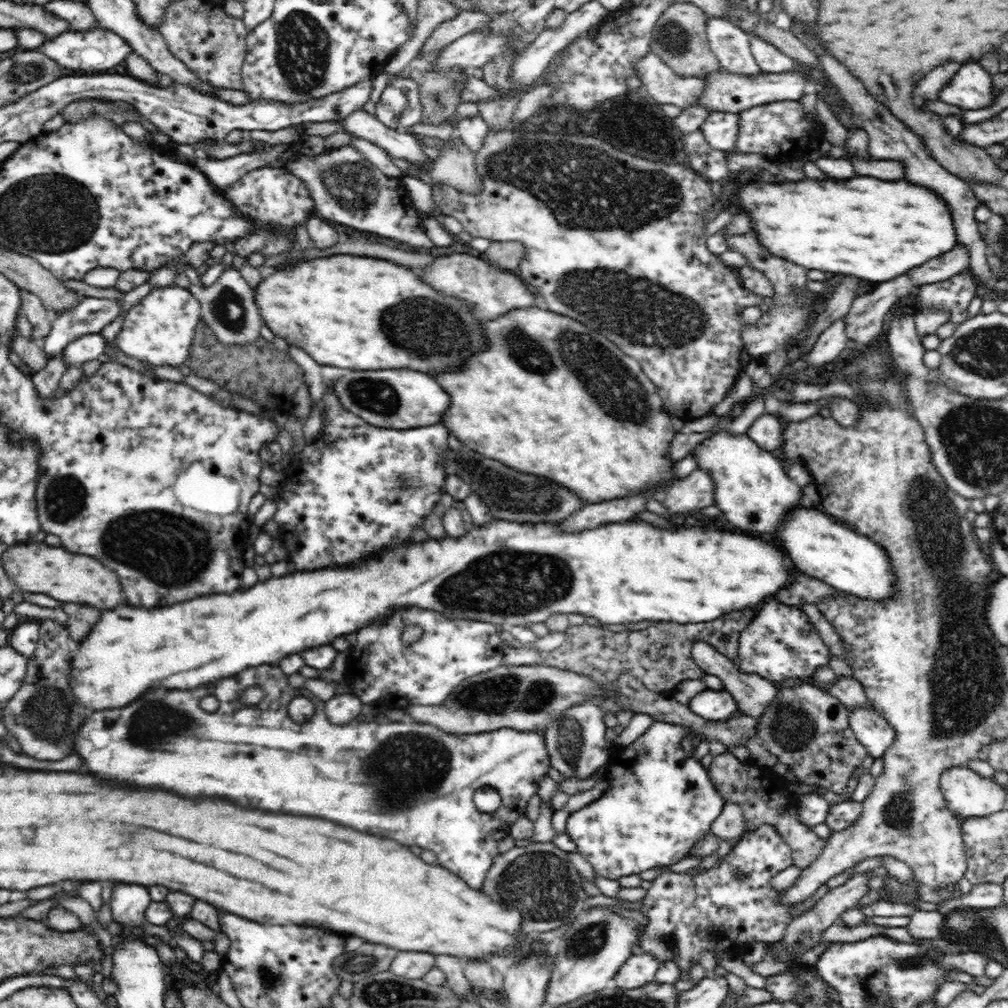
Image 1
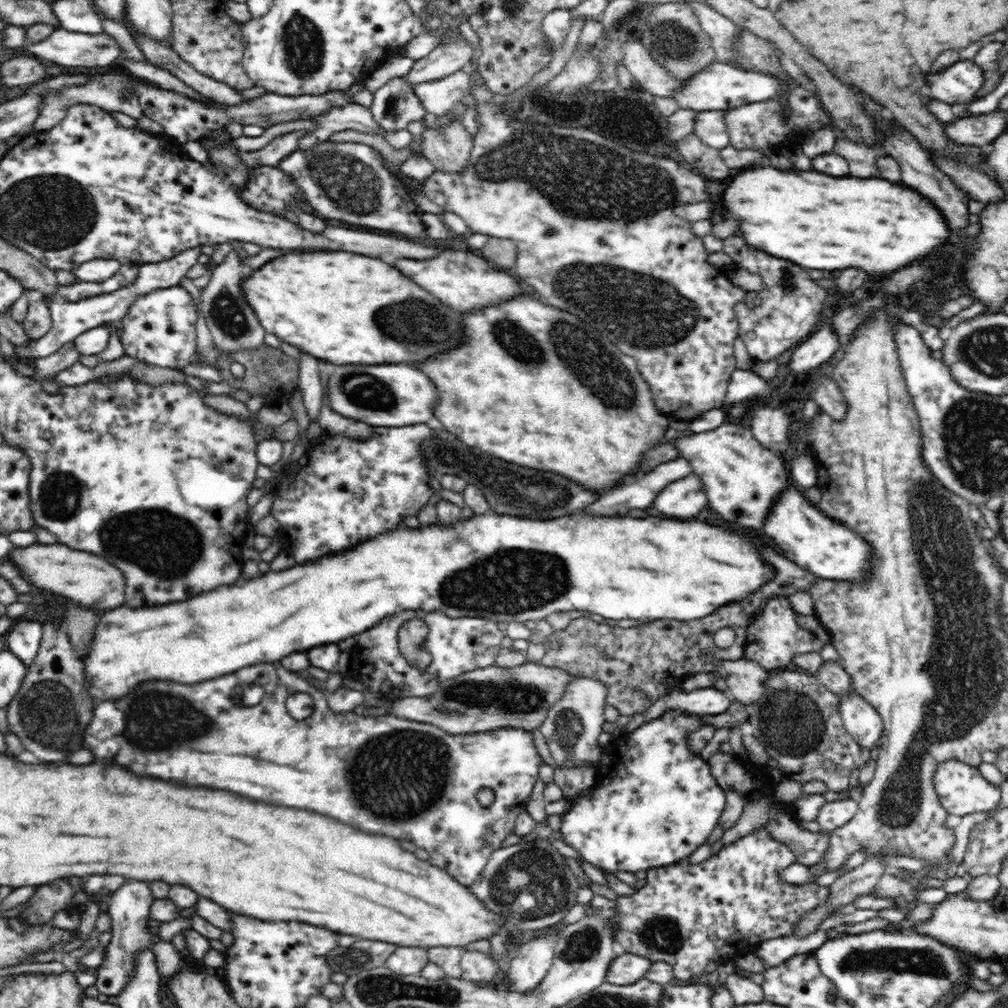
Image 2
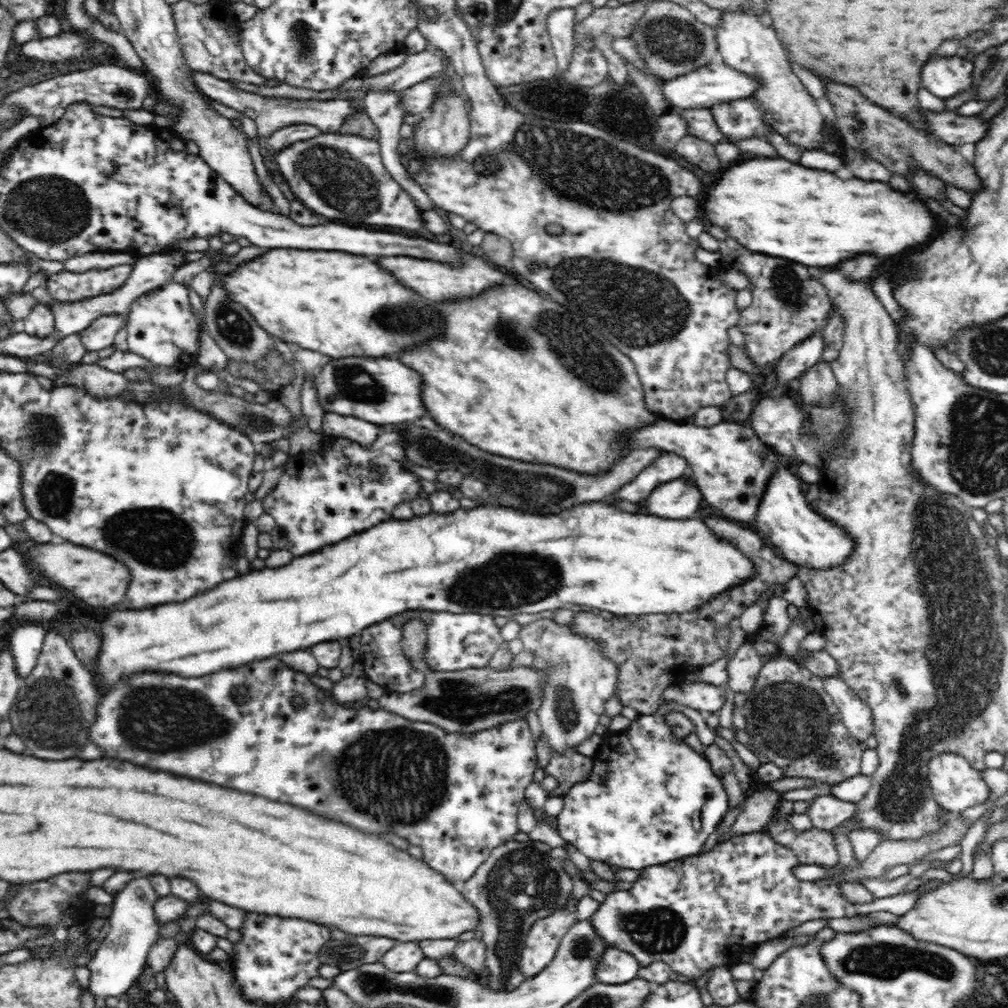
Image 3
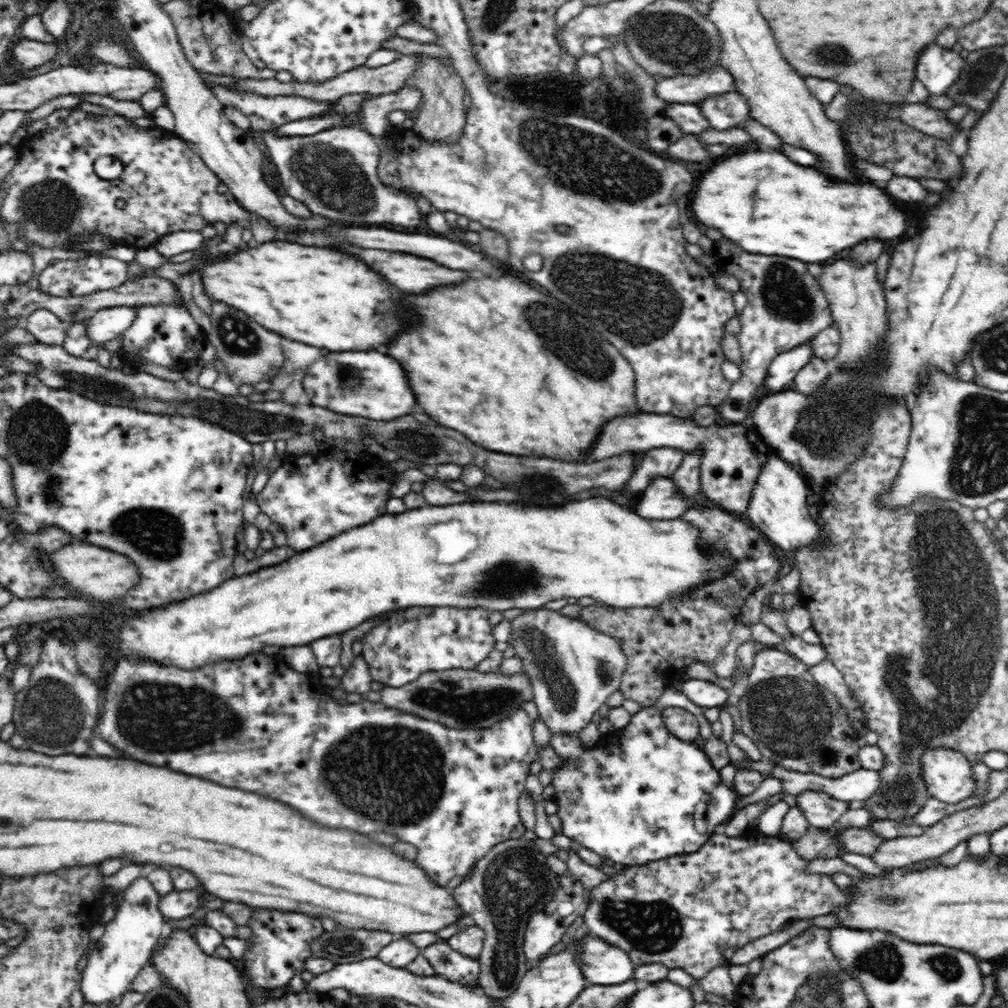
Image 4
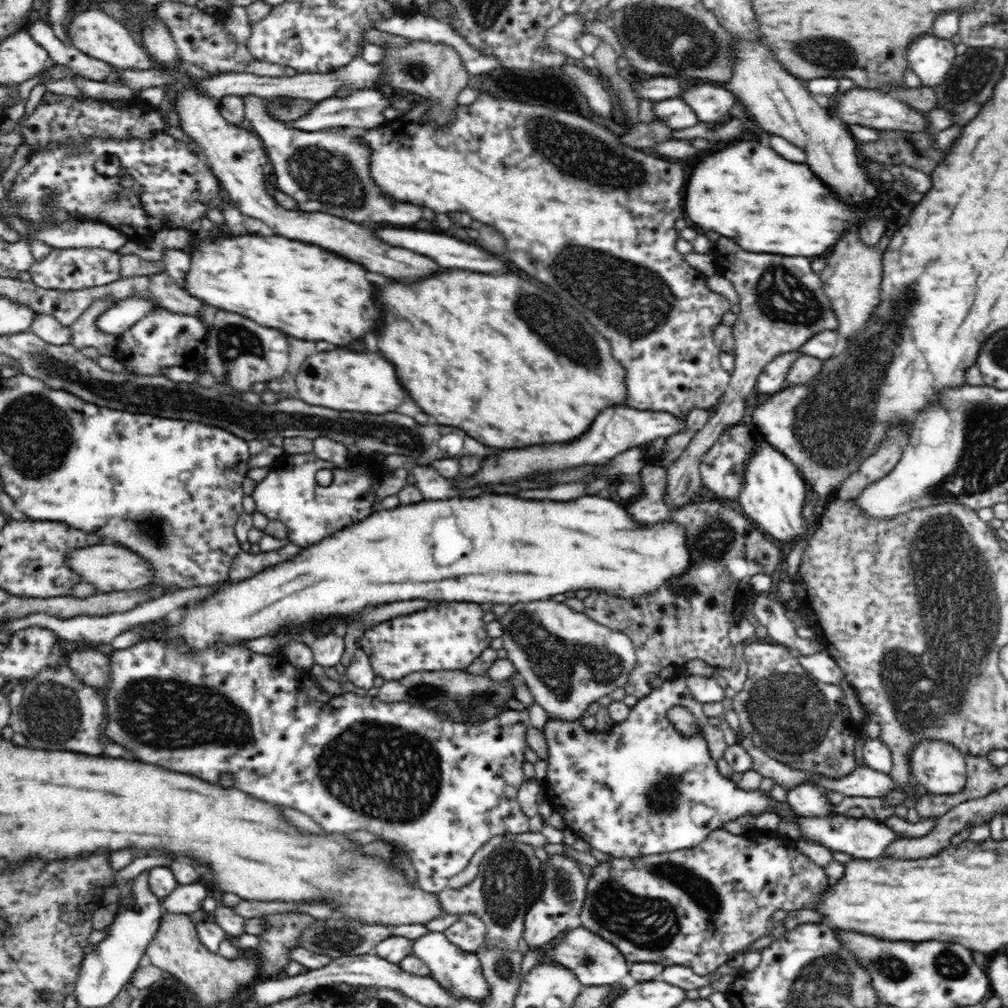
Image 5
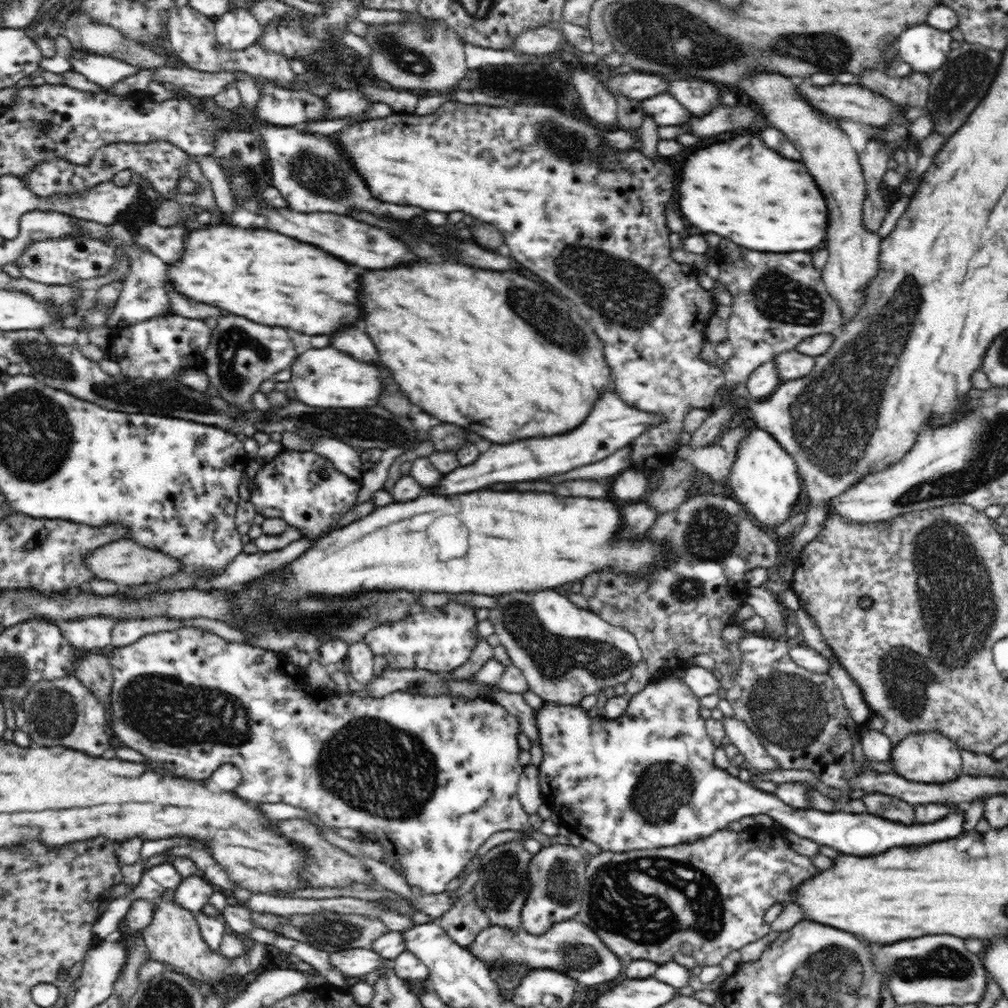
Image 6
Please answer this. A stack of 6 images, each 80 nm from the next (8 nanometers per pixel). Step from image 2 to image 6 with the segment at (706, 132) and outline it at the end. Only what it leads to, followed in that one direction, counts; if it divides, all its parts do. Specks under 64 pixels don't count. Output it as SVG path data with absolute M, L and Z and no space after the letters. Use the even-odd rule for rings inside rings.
M670 93L646 98L640 101L640 106L658 126L678 126L692 118L692 113Z

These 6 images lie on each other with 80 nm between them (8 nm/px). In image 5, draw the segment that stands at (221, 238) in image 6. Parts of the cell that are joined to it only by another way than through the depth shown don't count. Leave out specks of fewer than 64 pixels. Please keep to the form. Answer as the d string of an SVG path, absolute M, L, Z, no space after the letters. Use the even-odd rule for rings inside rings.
M220 234L216 242L200 240L192 252L192 266L188 272L186 290L212 304L230 312L238 312L258 322L260 326L278 328L289 336L310 340L310 342L330 342L342 348L354 340L362 340L366 334L380 328L382 312L374 302L374 286L366 278L366 270L356 264L332 254L320 246L304 244L298 240L286 240L282 236L238 236L230 238Z

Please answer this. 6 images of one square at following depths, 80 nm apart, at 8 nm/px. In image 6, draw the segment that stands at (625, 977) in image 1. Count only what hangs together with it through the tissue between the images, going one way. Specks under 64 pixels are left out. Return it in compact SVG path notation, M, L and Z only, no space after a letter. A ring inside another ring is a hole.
M574 919L557 923L543 936L538 937L526 933L523 928L510 931L504 927L490 925L474 938L474 942L468 946L468 951L484 961L487 966L502 963L504 972L498 972L498 974L491 972L491 976L495 976L495 979L499 976L504 977L505 982L516 974L515 969L518 965L526 963L531 969L556 969L591 988L603 982L608 984L615 981L623 972L625 965L596 935L596 932Z

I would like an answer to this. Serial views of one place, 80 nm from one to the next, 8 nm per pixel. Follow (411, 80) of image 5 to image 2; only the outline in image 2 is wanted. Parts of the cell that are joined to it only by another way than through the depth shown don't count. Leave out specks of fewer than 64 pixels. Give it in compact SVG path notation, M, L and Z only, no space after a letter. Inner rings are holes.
M459 120L443 129L424 130L417 152L432 163L436 171L462 173L468 164L473 139Z

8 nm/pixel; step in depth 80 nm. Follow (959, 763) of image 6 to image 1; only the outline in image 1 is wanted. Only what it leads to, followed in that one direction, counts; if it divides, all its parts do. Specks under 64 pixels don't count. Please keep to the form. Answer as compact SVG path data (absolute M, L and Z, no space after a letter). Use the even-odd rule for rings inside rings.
M954 766L940 776L946 807L957 818L990 816L1005 809L1007 792L993 778L980 776L969 766Z

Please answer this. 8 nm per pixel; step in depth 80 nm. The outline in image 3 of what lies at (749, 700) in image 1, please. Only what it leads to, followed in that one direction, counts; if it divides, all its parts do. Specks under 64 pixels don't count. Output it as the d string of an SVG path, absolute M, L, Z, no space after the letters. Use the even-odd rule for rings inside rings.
M746 640L741 648L735 652L735 656L727 663L729 681L726 683L730 690L748 694L754 690L756 676L762 668L760 655L754 651L753 643Z

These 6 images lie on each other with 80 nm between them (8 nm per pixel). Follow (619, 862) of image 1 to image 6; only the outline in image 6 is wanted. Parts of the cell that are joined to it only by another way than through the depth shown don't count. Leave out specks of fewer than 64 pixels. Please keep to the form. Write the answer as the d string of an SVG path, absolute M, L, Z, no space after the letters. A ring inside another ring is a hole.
M674 675L666 676L654 683L648 684L642 692L632 695L625 713L617 719L606 718L600 720L598 716L592 719L588 717L587 711L584 711L580 705L560 706L555 702L543 702L542 708L535 713L536 725L538 725L538 731L540 731L539 743L543 750L542 762L540 762L540 766L538 766L538 783L540 783L543 802L551 808L558 824L562 824L571 832L579 834L582 839L594 842L602 851L611 851L614 853L638 850L652 851L652 848L666 848L666 846L676 846L676 844L694 844L696 840L702 840L706 838L706 836L714 834L716 831L726 829L728 824L734 822L734 820L740 820L740 818L744 818L744 816L754 817L757 814L768 814L768 816L773 818L775 824L780 824L782 828L792 830L792 832L795 832L802 838L810 838L810 840L814 840L814 842L817 842L819 845L835 848L838 853L843 853L844 855L860 857L877 856L898 846L928 845L936 841L951 839L964 833L962 830L962 822L964 822L965 811L959 807L957 809L953 807L954 810L952 812L948 813L944 818L932 822L932 824L902 824L901 822L886 820L885 818L868 813L856 814L847 813L845 811L824 812L814 808L810 810L792 808L790 805L784 804L784 801L778 799L776 795L756 789L756 787L750 786L744 781L740 781L738 777L734 777L727 773L726 770L722 770L716 766L714 758L715 746L713 745L712 739L708 736L707 730L705 729L705 720L700 716L699 710L699 698L690 690L684 678L680 679Z

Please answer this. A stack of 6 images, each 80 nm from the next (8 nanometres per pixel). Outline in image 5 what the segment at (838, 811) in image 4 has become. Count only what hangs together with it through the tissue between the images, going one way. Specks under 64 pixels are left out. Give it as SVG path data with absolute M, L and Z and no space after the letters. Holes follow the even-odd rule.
M810 783L800 784L796 788L790 788L787 792L787 803L799 815L806 818L824 818L835 815L833 806L824 793L818 790L816 785Z

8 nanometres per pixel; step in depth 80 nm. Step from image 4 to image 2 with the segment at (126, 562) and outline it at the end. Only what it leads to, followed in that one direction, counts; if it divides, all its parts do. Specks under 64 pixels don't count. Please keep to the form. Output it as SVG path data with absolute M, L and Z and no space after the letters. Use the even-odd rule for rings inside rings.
M60 542L54 544L33 543L26 547L15 547L8 553L9 558L21 575L40 590L46 590L54 596L70 598L82 607L115 609L124 605L124 576L119 568L108 564L92 552L78 552Z

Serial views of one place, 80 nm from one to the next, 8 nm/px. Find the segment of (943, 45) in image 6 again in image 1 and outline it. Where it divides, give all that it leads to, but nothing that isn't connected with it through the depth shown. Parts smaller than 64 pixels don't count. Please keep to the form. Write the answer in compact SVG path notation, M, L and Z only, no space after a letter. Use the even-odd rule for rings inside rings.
M966 64L960 68L954 80L942 88L938 100L964 110L980 110L990 108L995 103L994 96L998 91L992 85L990 74L982 66Z

